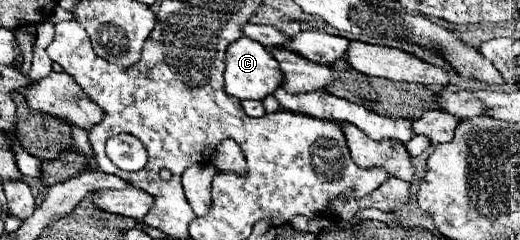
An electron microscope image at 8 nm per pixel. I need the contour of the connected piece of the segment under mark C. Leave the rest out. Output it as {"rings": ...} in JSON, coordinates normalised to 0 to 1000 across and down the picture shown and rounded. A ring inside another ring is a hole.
{"rings":[[[465,154],[450,179],[442,179],[435,213],[435,304],[431,304],[431,379],[462,421],[469,413],[492,413],[508,421],[512,396],[523,396],[546,338],[546,304],[535,279],[535,254],[488,163]]]}

